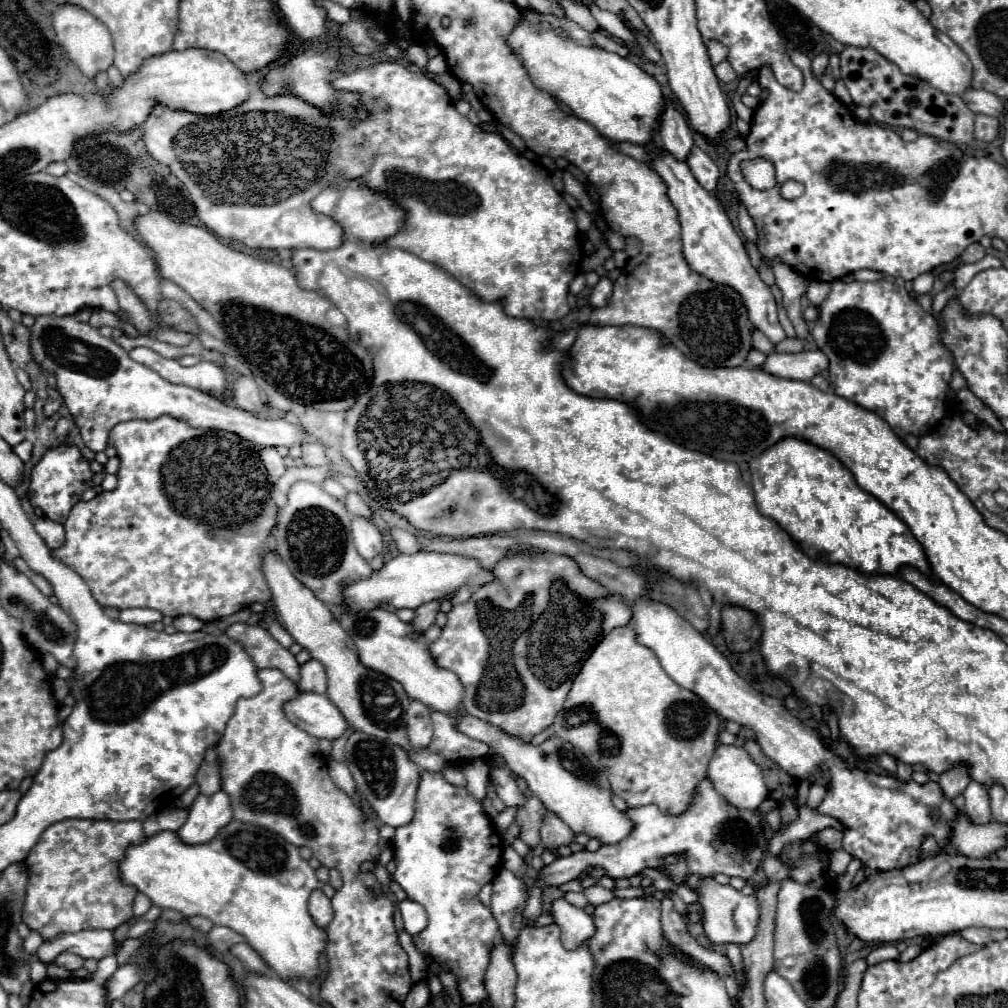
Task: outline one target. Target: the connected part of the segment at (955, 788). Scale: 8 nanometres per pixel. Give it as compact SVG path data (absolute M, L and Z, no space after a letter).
M959 762L955 764L951 770L943 772L939 778L939 786L945 792L947 798L955 798L957 794L961 794L965 790L965 786L971 782L971 774L969 774L969 766Z

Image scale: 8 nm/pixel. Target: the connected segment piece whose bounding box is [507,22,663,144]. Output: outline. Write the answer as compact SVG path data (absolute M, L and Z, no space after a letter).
M519 22L511 30L507 46L523 60L537 88L567 104L577 118L589 122L601 136L645 144L655 134L657 116L663 110L663 92L659 82L631 60L583 46L553 26L529 26L527 22Z

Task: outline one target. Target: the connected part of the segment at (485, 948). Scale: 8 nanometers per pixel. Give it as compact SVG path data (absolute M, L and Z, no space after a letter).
M421 772L415 816L407 826L399 826L395 830L393 848L397 862L393 880L407 892L407 898L419 902L429 916L427 928L413 936L415 946L423 952L427 960L437 960L437 964L431 962L431 972L437 972L439 966L453 970L459 980L459 990L465 1004L481 1004L487 998L483 976L489 964L489 946L493 946L495 938L499 936L499 924L495 922L491 910L481 904L479 890L495 878L503 856L503 840L495 832L489 816L483 810L483 804L473 798L463 786L453 786L451 782L447 782L443 774Z

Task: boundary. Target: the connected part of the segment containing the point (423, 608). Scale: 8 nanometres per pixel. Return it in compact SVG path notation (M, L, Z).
M431 600L427 604L421 604L415 612L415 620L413 620L413 626L417 632L425 632L429 626L435 624L435 616L439 612L439 606L441 606L441 600Z

